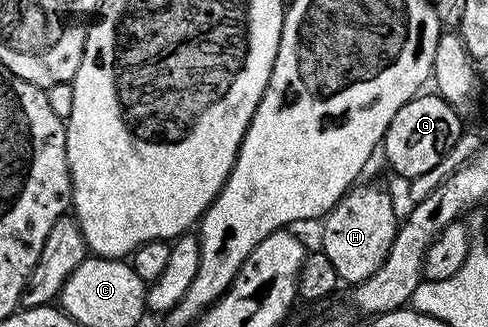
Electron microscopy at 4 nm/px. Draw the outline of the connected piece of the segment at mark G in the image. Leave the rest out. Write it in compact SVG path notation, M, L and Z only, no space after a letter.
M424 92L417 95L397 115L393 115L393 123L389 123L387 133L381 142L381 153L387 156L391 169L399 177L414 179L425 175L425 171L433 171L441 159L457 143L457 139L463 136L465 126L461 118L460 110L450 105L445 98L434 92Z

